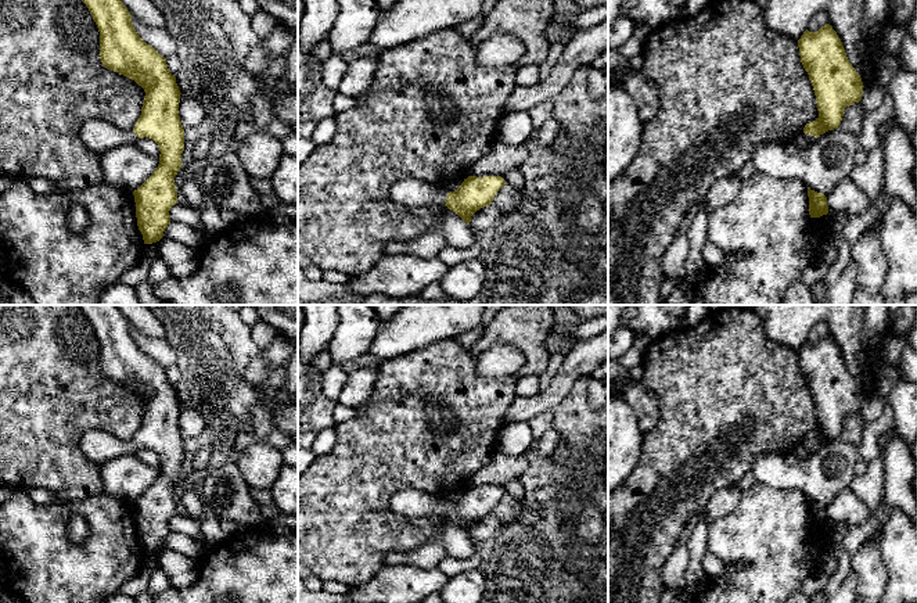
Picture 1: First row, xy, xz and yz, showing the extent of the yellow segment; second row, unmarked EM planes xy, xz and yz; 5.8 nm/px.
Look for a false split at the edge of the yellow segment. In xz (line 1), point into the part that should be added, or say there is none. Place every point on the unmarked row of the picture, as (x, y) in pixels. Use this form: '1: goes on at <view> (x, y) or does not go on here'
1: goes on at xz (407, 502)

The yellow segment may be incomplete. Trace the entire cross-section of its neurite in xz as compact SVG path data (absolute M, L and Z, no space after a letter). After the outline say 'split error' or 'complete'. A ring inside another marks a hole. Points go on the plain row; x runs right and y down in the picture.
M468 487L456 502L446 503L422 491L403 488L395 495L392 506L404 517L445 516L470 535L471 527L490 516L504 493L501 487Z; split error

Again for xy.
M79 305L79 308L89 319L98 338L103 376L134 391L145 402L141 426L132 441L122 441L100 430L89 430L82 437L82 445L87 457L98 466L116 456L136 453L141 448L152 449L158 455L161 462L158 478L133 502L139 541L143 545L144 554L152 554L163 548L163 542L170 534L169 521L177 514L175 487L183 475L181 464L184 460L184 439L179 427L181 403L175 385L168 378L166 369L137 345L132 335L132 326L118 305Z; split error

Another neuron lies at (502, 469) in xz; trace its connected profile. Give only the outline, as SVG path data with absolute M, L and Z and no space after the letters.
M496 452L488 464L472 474L468 487L503 487L513 480L519 480L529 466L526 456Z

